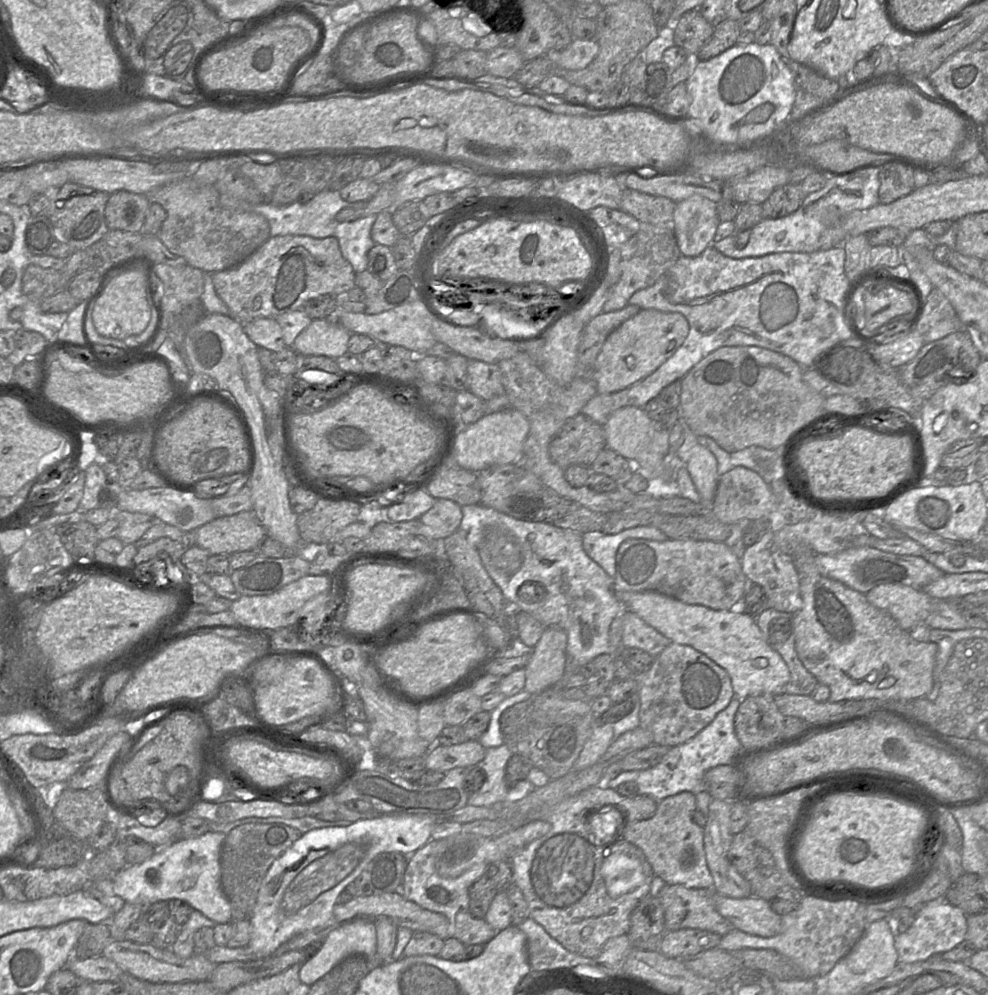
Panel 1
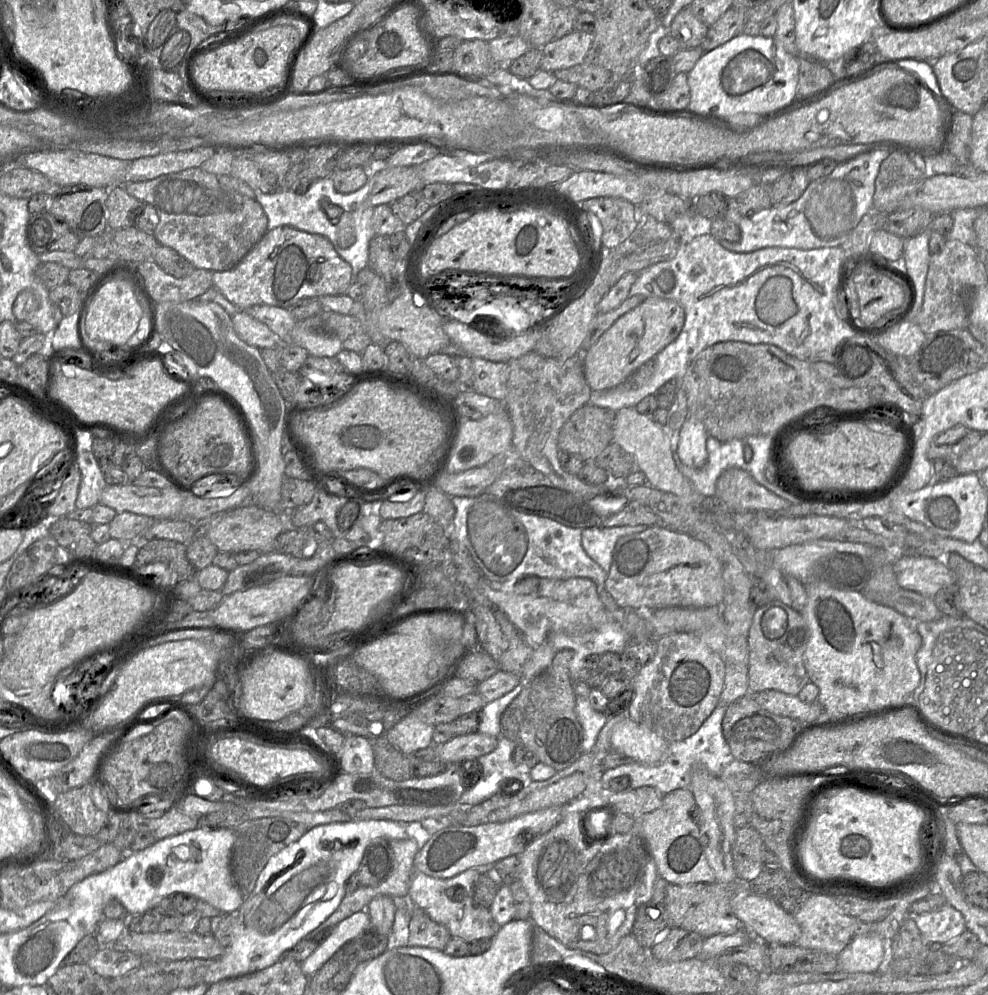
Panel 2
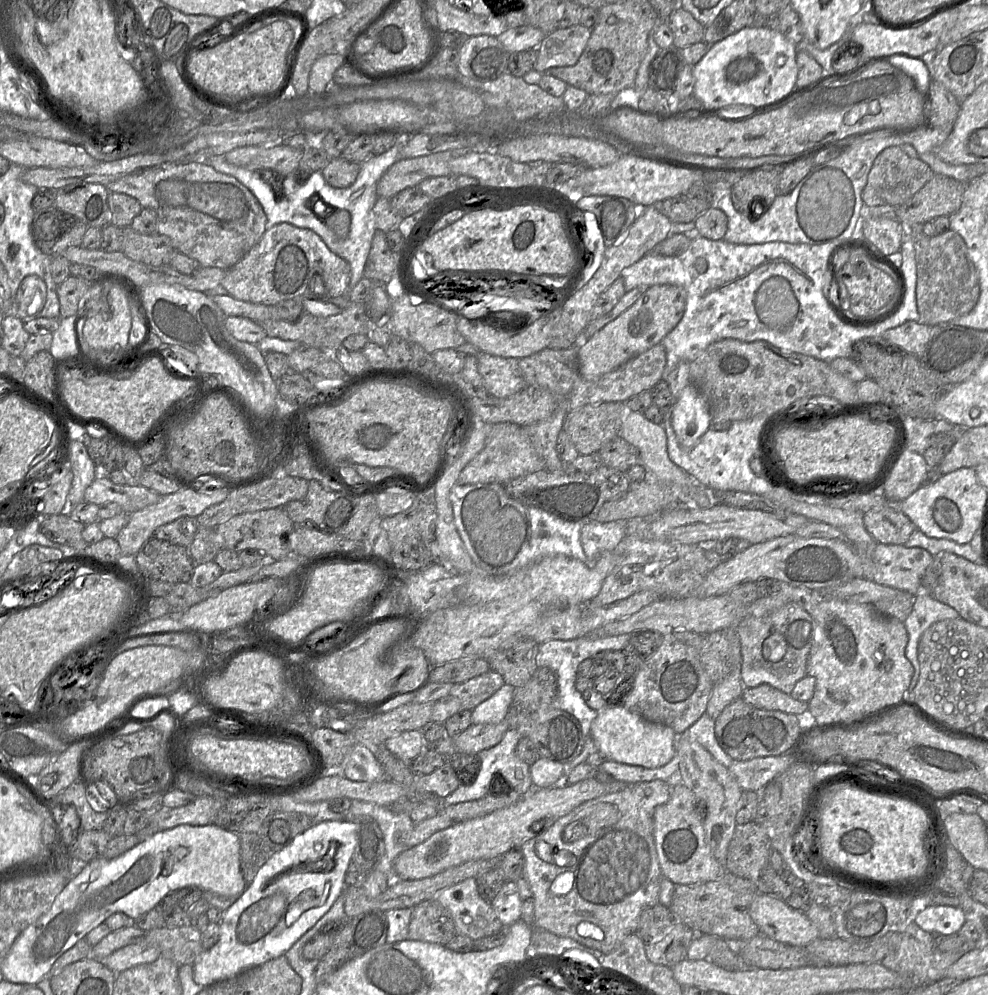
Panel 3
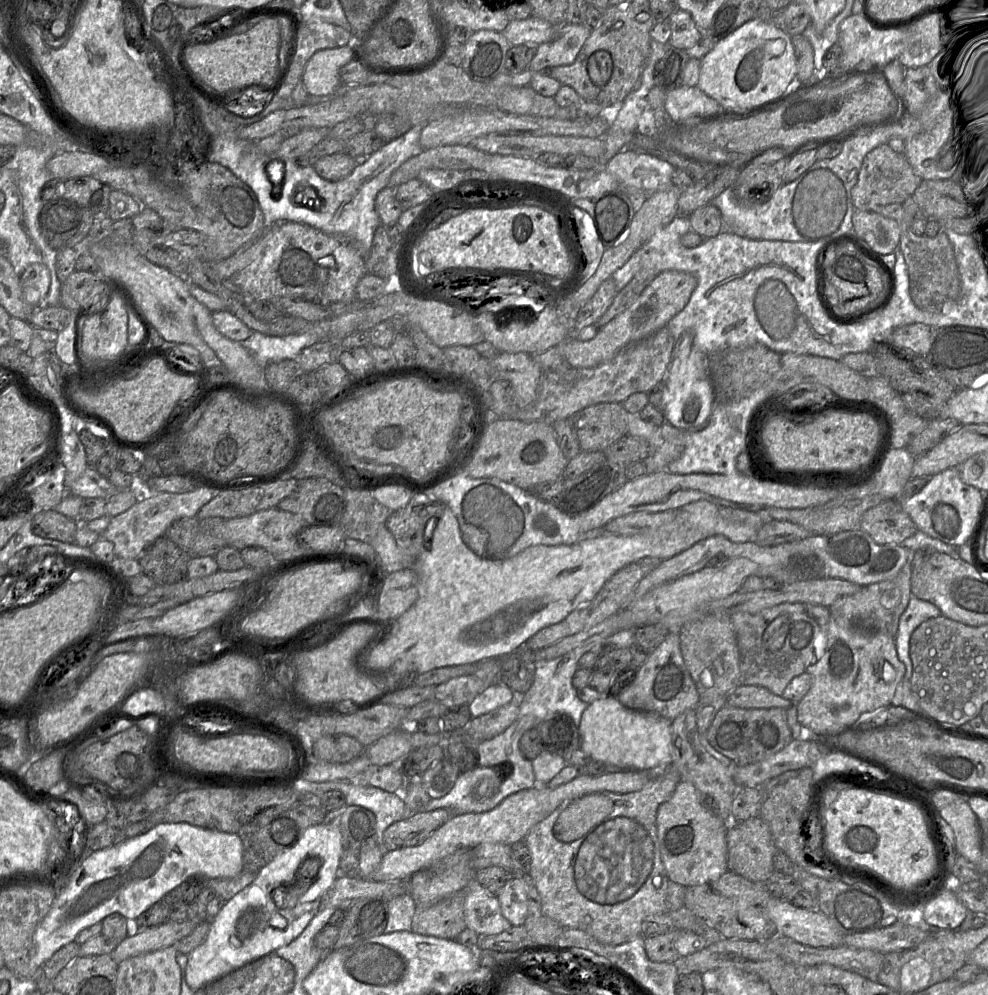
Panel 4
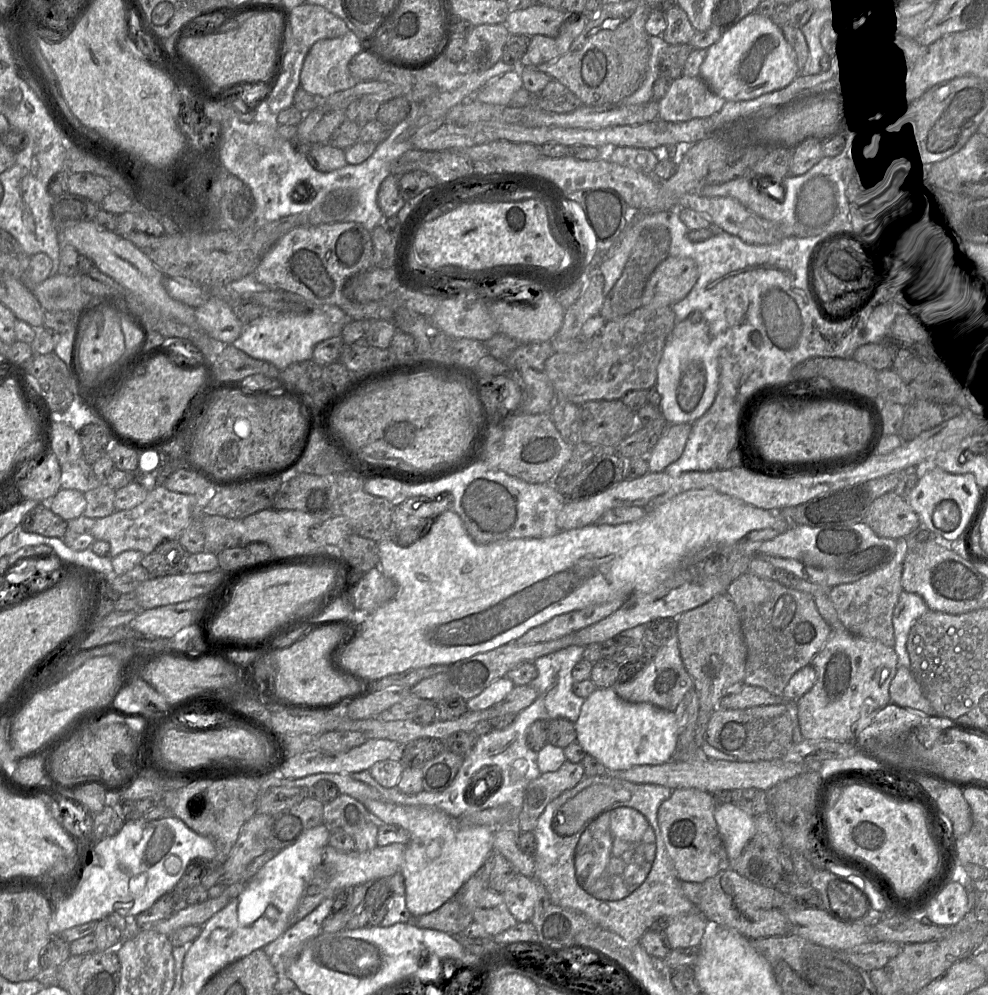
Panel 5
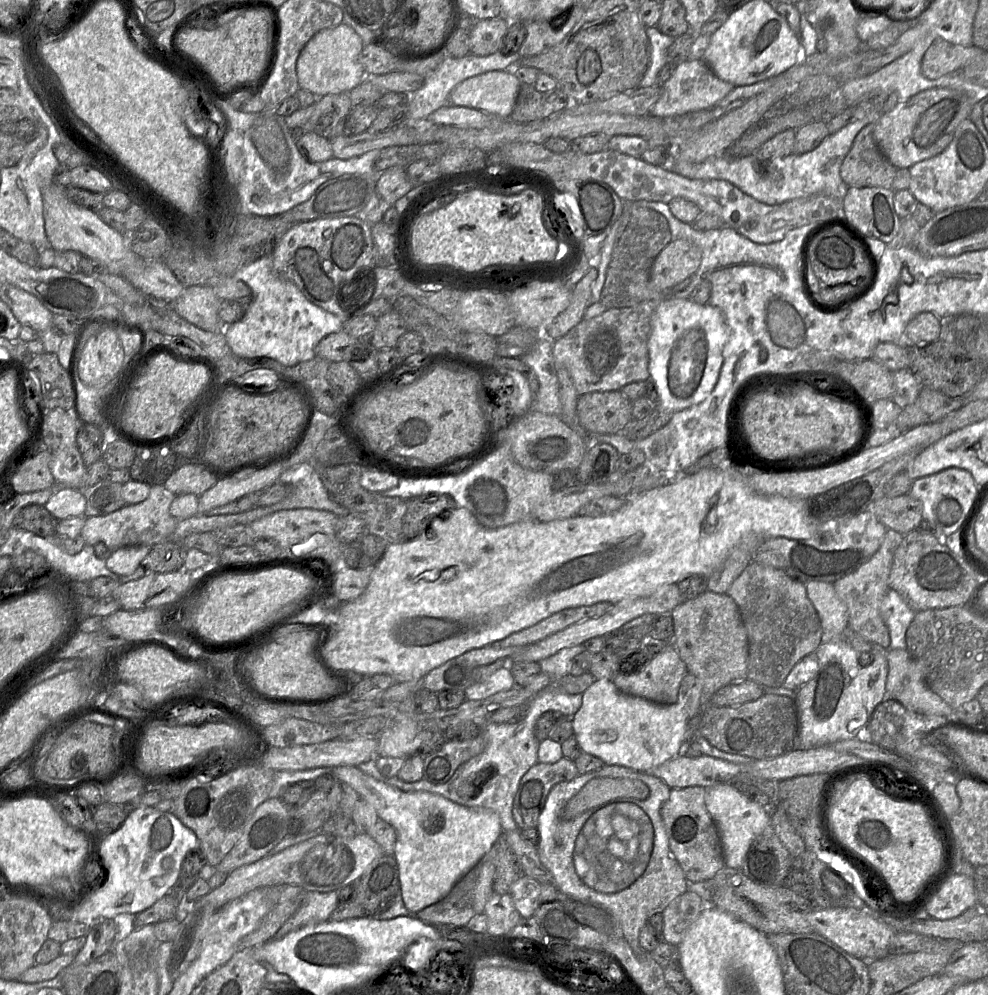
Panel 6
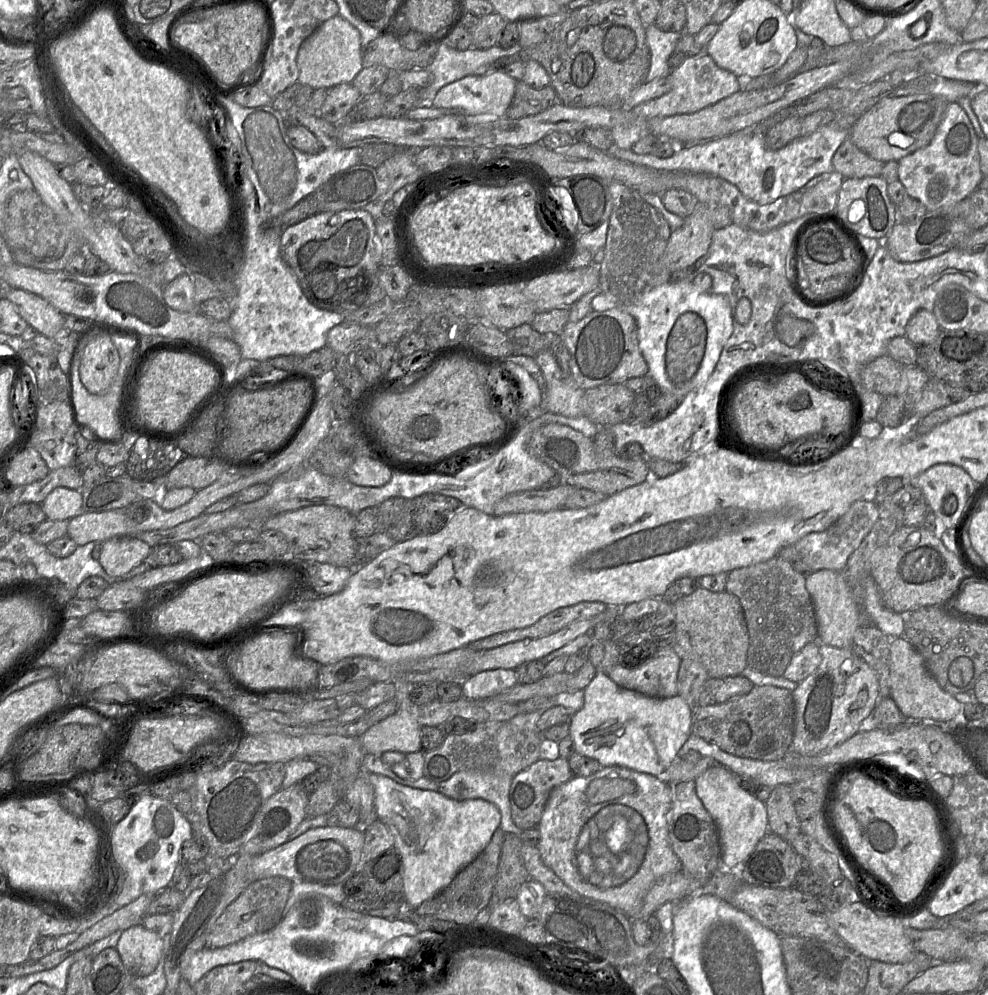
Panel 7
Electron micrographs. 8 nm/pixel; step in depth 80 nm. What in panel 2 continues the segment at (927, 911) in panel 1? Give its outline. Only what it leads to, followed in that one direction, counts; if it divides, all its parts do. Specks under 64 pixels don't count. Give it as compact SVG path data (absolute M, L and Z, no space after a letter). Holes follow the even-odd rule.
M948 904L914 919L927 945L945 944L967 929L962 913Z

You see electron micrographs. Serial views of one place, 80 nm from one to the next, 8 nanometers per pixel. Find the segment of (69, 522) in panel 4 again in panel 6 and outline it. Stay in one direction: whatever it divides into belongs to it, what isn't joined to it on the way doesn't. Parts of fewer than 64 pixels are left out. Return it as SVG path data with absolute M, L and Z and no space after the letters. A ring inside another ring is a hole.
M27 505L13 519L13 527L30 531L38 536L53 538L58 520L41 505Z

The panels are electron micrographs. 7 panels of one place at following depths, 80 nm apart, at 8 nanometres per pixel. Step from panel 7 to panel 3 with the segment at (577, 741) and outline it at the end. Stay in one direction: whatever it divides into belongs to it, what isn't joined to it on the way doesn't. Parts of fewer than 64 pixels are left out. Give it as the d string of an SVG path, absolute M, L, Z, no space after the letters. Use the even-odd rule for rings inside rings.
M606 705L591 723L591 738L604 759L644 768L659 768L676 753L677 735L670 727L650 722L625 706Z

